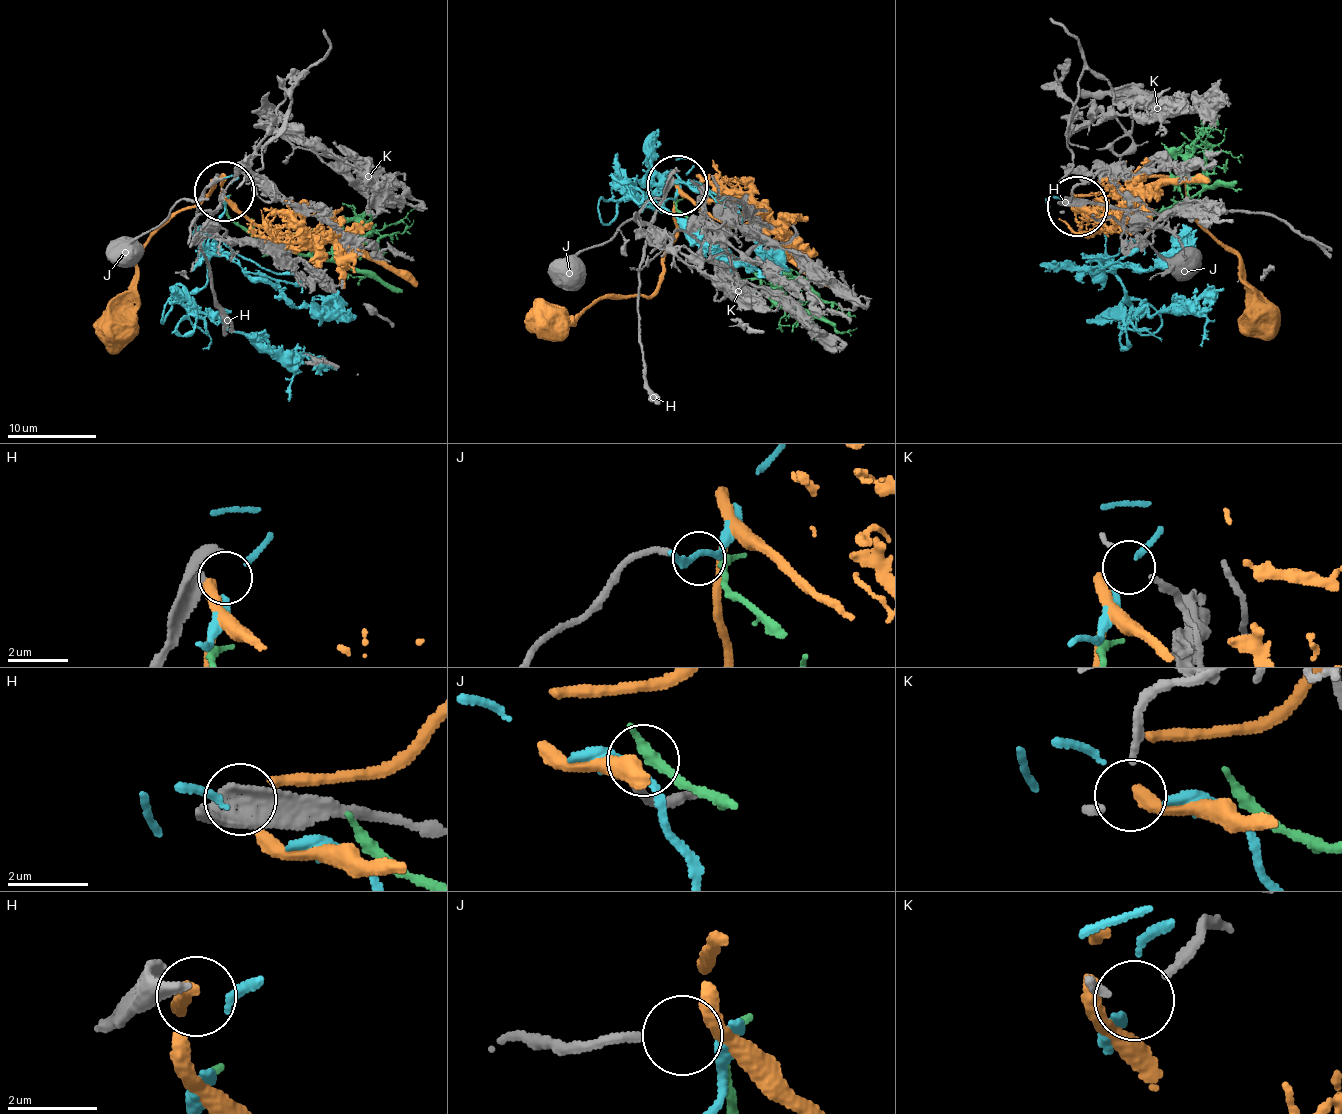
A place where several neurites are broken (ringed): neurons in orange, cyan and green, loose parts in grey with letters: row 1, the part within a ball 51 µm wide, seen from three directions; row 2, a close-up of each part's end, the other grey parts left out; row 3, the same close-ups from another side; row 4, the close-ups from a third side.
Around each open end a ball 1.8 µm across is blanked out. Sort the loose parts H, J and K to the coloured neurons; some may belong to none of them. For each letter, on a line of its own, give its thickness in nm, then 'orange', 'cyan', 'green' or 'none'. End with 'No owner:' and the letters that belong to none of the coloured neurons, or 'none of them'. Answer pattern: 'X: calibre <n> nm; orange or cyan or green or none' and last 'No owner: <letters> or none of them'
H: calibre 280 nm; none
J: calibre 200 nm; green
K: calibre 120 nm; cyan
No owner: H

